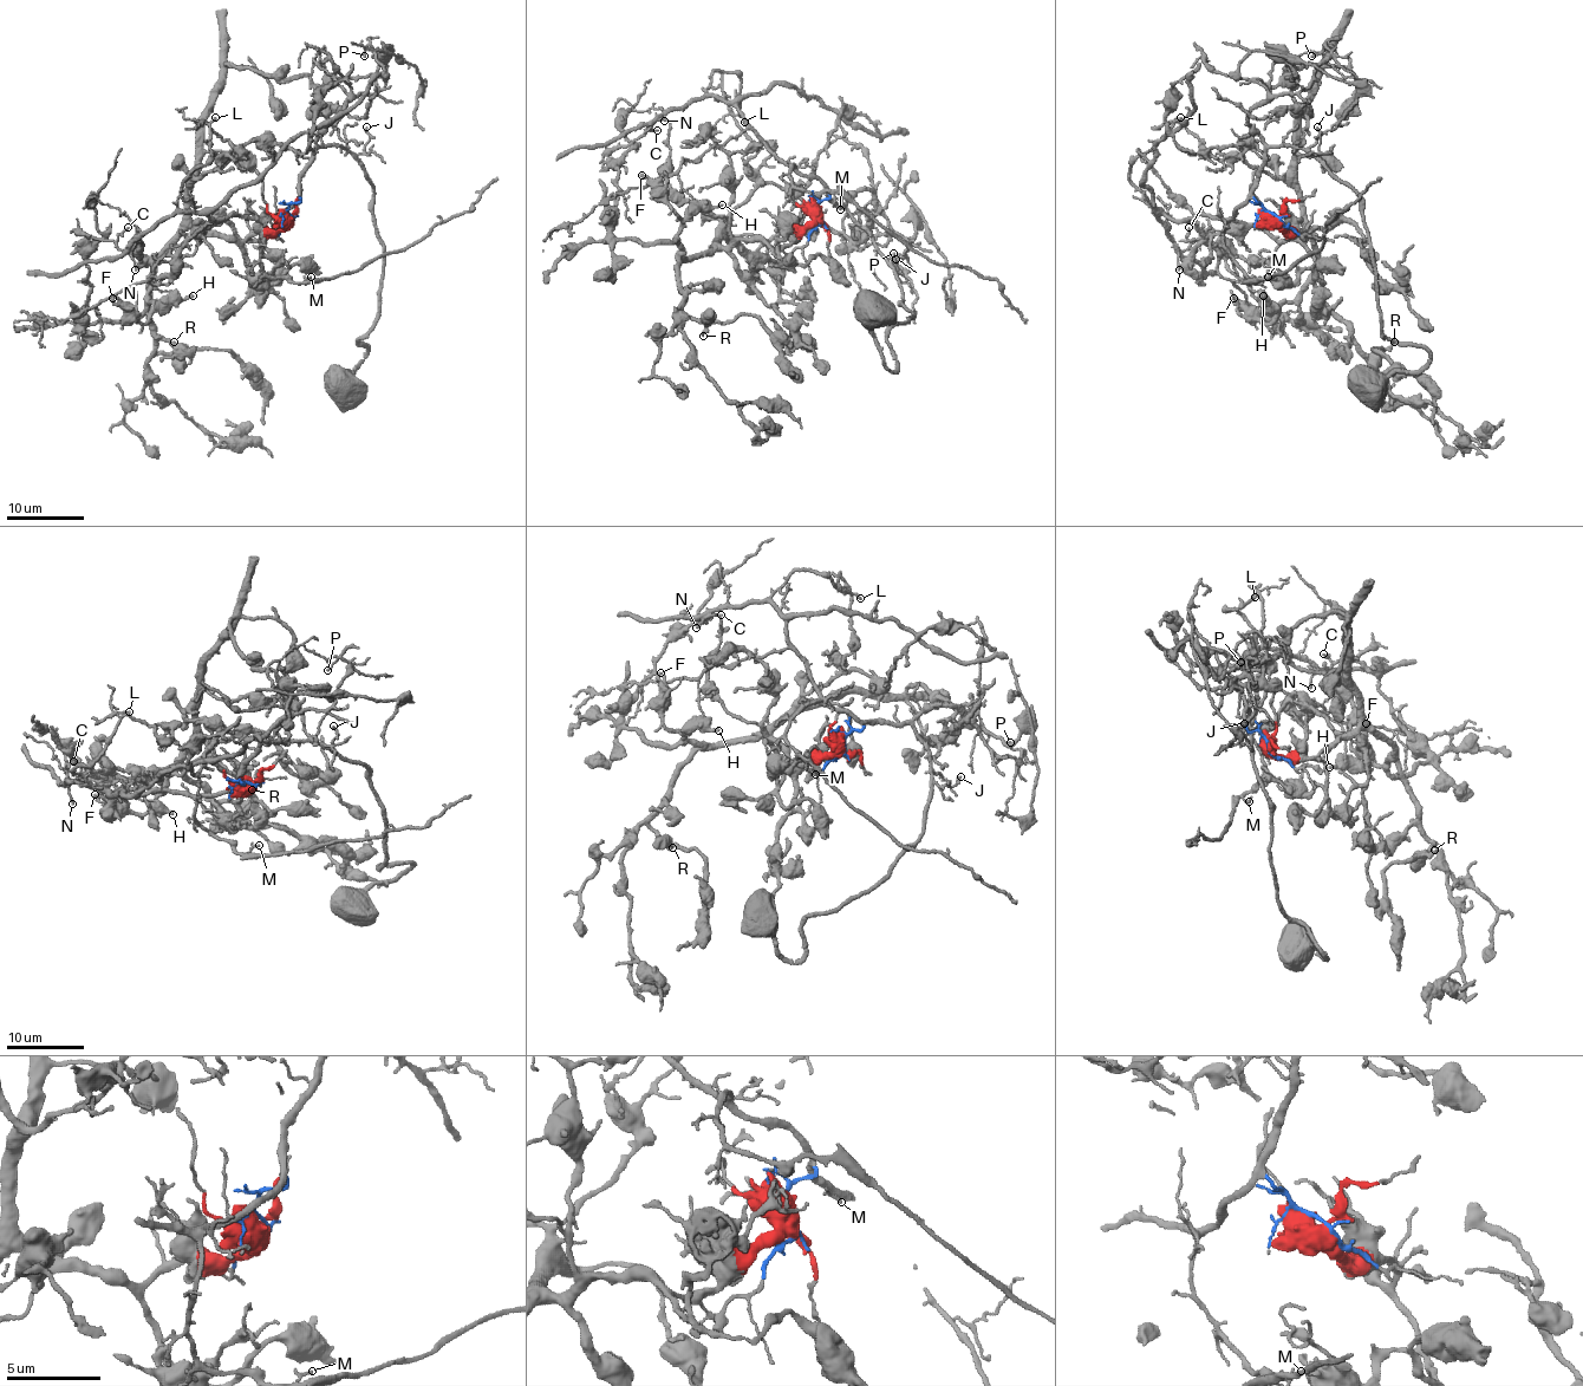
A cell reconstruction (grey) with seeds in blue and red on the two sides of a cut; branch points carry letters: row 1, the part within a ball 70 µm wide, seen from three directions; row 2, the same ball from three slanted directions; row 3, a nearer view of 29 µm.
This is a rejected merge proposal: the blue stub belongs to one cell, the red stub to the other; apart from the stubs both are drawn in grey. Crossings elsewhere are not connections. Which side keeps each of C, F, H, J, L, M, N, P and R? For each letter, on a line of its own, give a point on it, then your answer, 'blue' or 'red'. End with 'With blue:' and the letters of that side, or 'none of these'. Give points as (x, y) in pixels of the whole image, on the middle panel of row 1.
C: (657, 130) | blue
F: (642, 175) | red
H: (722, 205) | red
J: (896, 259) | blue
L: (744, 122) | blue
M: (840, 209) | blue
N: (664, 121) | blue
P: (893, 253) | blue
R: (703, 336) | red
With blue: C, J, L, M, N, P

